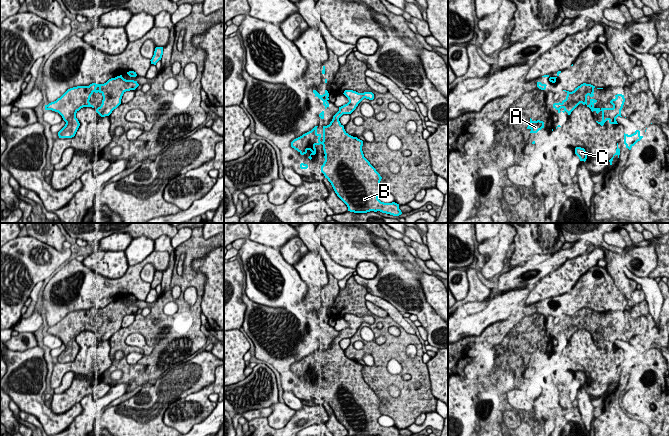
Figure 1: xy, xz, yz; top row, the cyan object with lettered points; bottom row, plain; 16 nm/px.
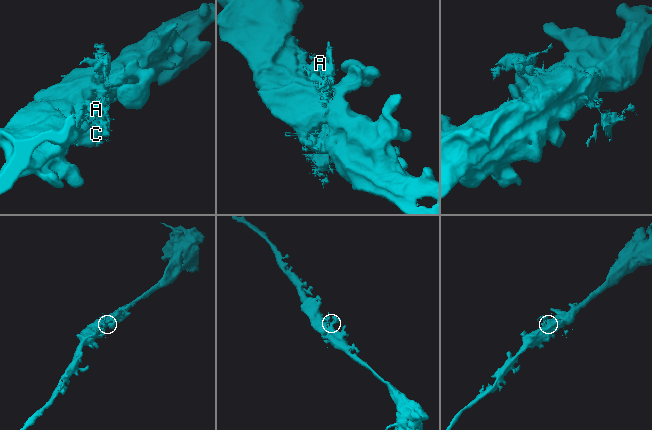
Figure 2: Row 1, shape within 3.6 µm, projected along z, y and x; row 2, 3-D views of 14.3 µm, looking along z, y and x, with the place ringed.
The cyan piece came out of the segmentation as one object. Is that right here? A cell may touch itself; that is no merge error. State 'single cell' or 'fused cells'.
single cell

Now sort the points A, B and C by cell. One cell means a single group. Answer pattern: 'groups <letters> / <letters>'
groups A B C

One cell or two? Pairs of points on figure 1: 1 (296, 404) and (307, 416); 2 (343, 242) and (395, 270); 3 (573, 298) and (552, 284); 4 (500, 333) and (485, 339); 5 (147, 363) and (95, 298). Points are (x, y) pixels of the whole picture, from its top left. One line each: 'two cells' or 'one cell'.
1: two cells
2: one cell
3: two cells
4: one cell
5: two cells

